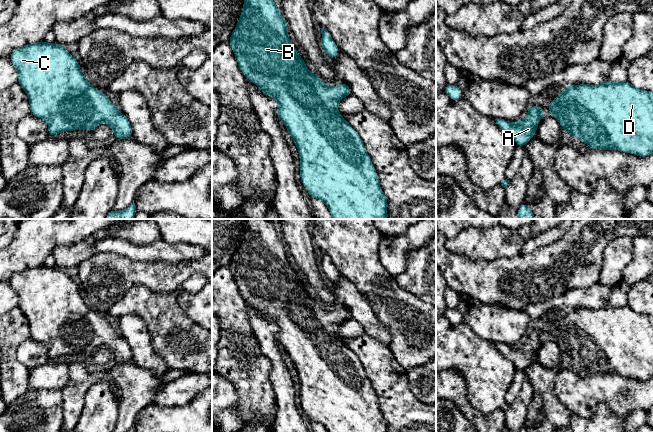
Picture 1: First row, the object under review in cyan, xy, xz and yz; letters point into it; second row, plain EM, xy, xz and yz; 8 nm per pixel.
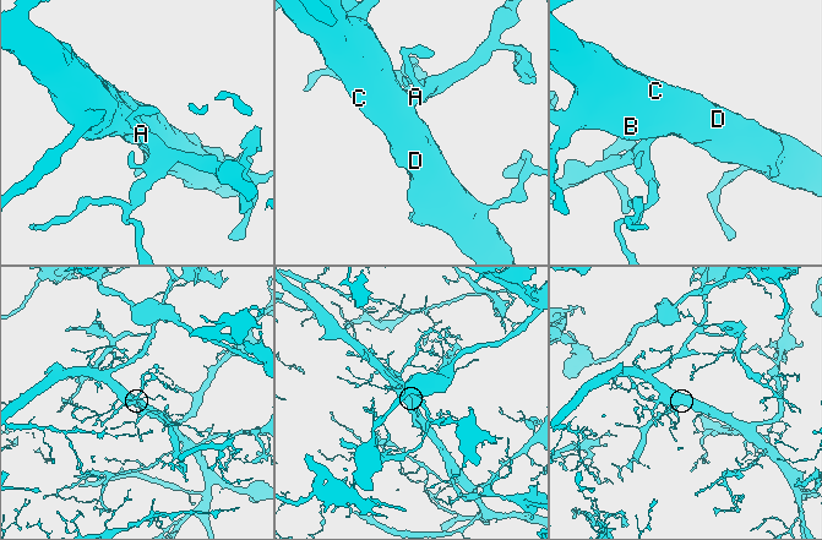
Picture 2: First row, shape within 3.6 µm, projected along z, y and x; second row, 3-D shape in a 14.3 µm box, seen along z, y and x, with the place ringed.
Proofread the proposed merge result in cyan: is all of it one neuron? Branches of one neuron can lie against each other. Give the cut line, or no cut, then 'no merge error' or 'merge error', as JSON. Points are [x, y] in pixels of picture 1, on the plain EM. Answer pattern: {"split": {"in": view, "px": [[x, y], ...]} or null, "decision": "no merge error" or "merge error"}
{"split": null, "decision": "no merge error"}

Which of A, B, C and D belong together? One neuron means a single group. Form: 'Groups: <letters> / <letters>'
Groups: A B C D

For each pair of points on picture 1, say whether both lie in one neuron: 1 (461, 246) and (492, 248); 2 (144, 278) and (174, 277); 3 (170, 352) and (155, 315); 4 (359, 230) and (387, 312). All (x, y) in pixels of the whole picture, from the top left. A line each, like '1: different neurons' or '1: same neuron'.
1: same neuron
2: same neuron
3: same neuron
4: same neuron

